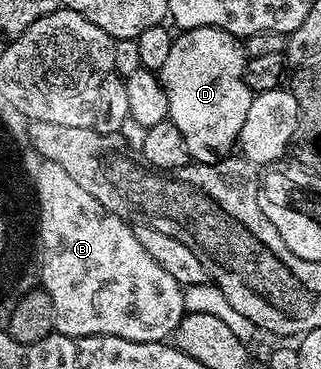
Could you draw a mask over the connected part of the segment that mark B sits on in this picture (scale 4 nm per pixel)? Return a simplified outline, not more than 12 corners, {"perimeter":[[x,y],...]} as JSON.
{"perimeter":[[43,162],[55,333],[163,342],[184,287]]}

